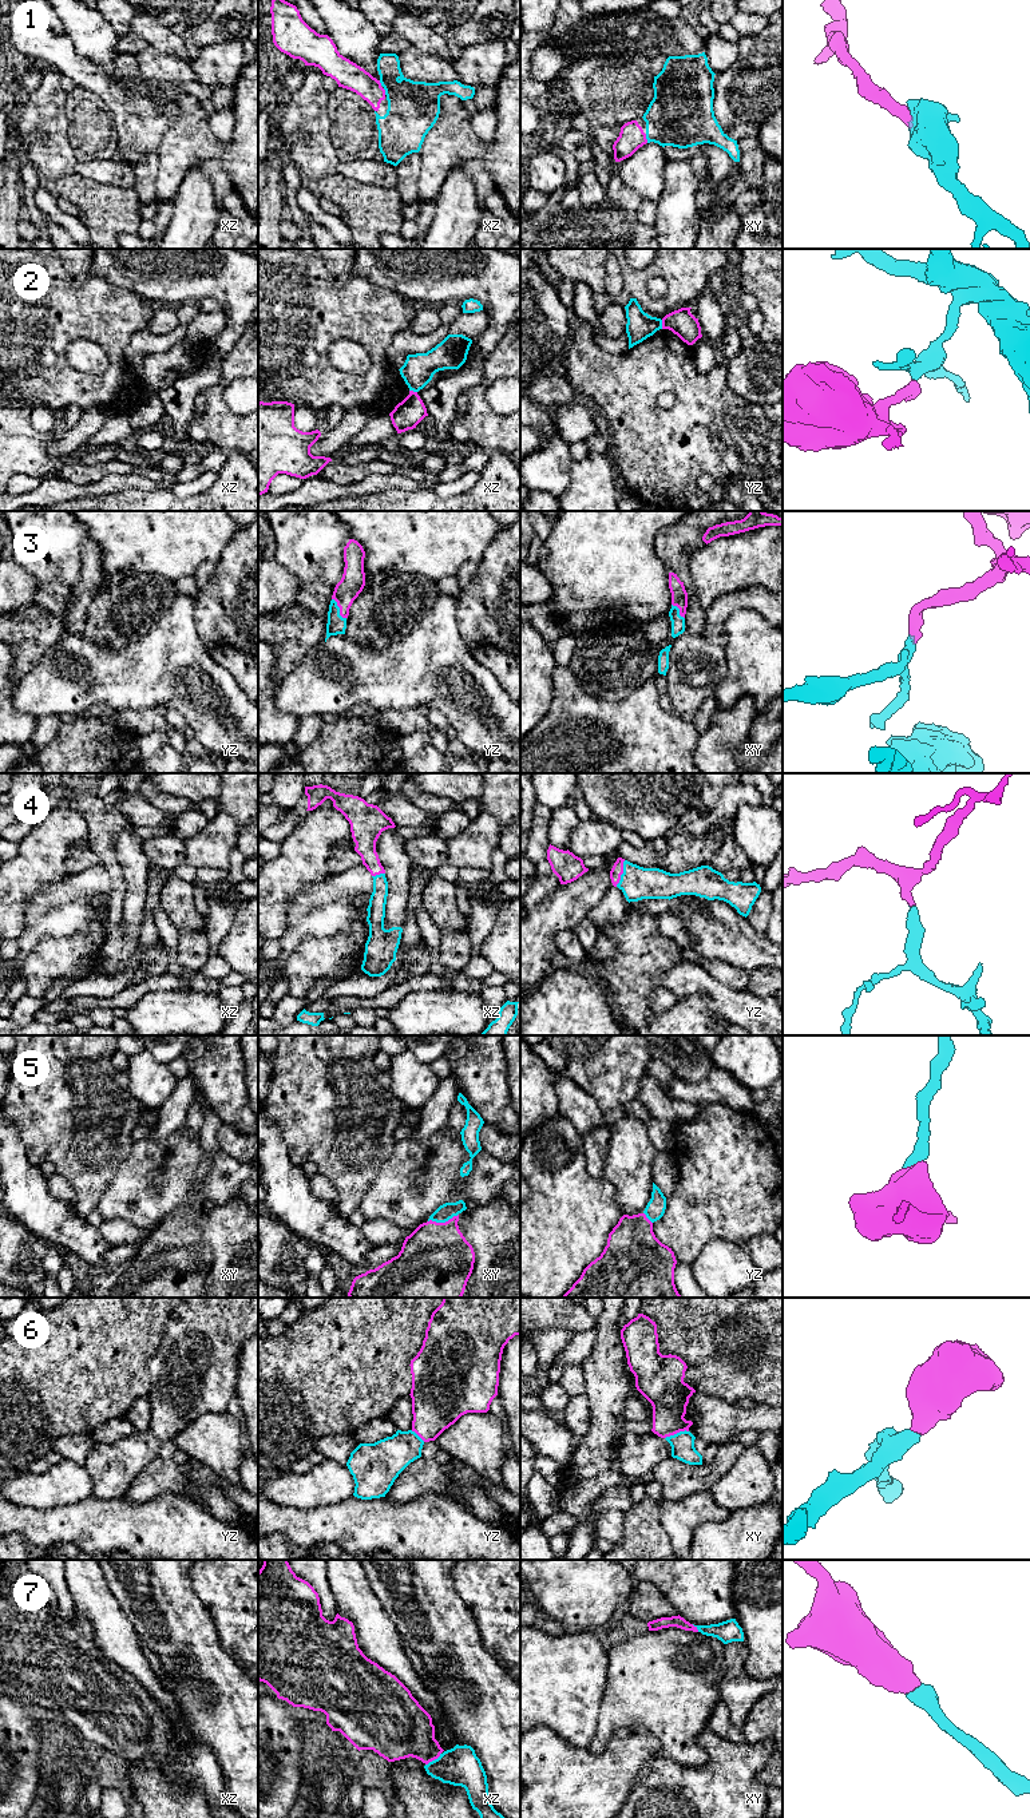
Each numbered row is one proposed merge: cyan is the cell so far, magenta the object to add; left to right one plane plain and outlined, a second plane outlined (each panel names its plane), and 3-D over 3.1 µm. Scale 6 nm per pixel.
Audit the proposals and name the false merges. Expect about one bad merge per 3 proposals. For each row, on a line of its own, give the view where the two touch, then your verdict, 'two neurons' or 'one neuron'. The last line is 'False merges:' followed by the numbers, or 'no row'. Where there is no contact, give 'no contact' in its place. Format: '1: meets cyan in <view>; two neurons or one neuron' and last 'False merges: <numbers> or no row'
1: meets cyan in xy; one neuron
2: meets cyan in yz; two neurons
3: meets cyan in yz; one neuron
4: meets cyan in yz; one neuron
5: meets cyan in xy; one neuron
6: meets cyan in xy; one neuron
7: meets cyan in xz; one neuron
False merges: 2

